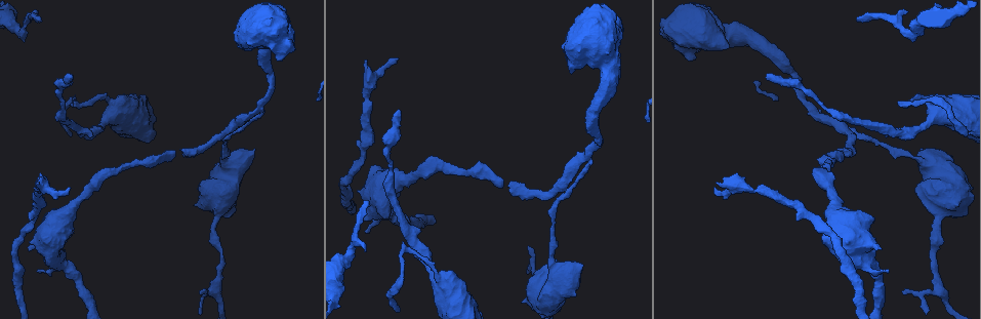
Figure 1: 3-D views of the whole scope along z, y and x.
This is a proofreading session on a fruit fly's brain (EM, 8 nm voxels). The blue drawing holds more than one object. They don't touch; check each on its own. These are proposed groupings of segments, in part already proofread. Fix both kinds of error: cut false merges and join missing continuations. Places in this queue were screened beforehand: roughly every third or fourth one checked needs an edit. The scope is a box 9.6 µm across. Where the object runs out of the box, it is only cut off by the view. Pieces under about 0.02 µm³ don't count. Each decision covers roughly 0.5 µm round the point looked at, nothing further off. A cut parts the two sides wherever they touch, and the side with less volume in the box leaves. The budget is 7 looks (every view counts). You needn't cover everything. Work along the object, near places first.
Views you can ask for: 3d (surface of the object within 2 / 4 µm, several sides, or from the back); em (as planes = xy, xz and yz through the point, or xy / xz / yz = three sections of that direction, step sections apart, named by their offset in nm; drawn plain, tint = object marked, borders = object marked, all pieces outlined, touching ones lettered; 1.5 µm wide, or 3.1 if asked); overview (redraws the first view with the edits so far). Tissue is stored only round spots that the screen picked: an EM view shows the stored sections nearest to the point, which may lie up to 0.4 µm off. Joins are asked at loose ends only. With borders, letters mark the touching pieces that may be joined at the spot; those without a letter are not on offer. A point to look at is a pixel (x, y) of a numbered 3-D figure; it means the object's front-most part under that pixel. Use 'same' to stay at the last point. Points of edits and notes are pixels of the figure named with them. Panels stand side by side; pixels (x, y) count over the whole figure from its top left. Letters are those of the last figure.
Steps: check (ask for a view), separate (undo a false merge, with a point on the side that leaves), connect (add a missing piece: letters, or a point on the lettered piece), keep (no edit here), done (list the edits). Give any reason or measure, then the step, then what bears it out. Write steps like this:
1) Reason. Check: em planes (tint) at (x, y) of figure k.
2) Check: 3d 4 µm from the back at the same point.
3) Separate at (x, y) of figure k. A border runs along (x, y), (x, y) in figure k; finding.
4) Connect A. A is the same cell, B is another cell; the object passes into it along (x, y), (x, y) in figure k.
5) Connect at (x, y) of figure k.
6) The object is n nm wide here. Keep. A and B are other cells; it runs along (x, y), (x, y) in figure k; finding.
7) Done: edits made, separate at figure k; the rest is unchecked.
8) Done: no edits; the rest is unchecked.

End of a long branch. Check: em planes (borders) at (70, 75) of figure 1.

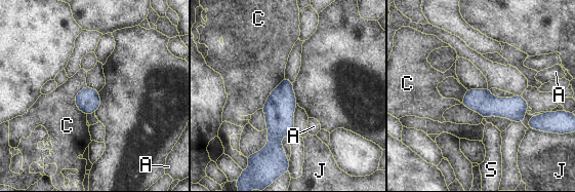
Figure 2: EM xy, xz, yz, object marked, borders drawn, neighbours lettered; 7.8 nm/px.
Keep. A, C, J and S are other cells; none of them fits.

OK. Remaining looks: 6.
Free end. Check: em xy step 8 (borders) at (859, 21) of figure 1.

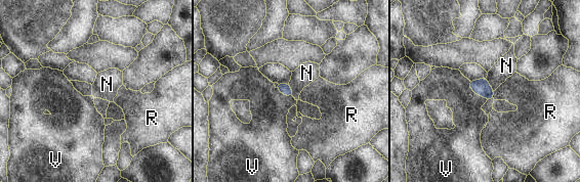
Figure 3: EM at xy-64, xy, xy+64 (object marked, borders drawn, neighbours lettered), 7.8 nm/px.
Keep. N, R and V are other cells; no lettered piece goes on from it.

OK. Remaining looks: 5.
Check: 3d 4 µm at (397, 57) of figure 1.

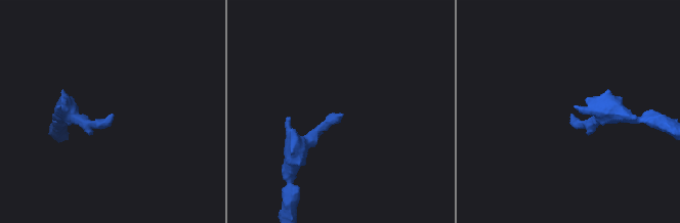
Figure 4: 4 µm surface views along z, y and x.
Need the tissue. Check: em xz step 4 (borders) at (570, 116) of figure 4.

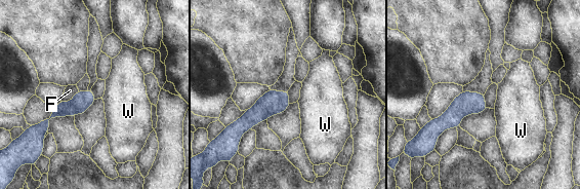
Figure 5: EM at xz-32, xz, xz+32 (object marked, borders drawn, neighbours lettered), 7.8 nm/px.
Another direction. Check: em xy step 8 (borders) at the same point.

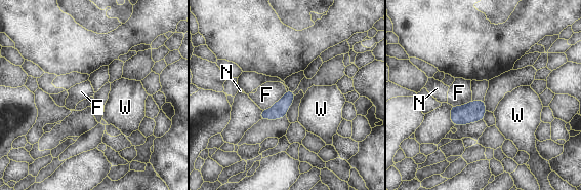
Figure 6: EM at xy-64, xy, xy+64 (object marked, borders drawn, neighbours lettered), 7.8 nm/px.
Keep. F, N and W are other cells; a border runs along (286, 90), (270, 107), (262, 110) in figure 6; no lettered piece goes on from it.

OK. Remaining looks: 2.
Done: no edits; the rest is unchecked.

